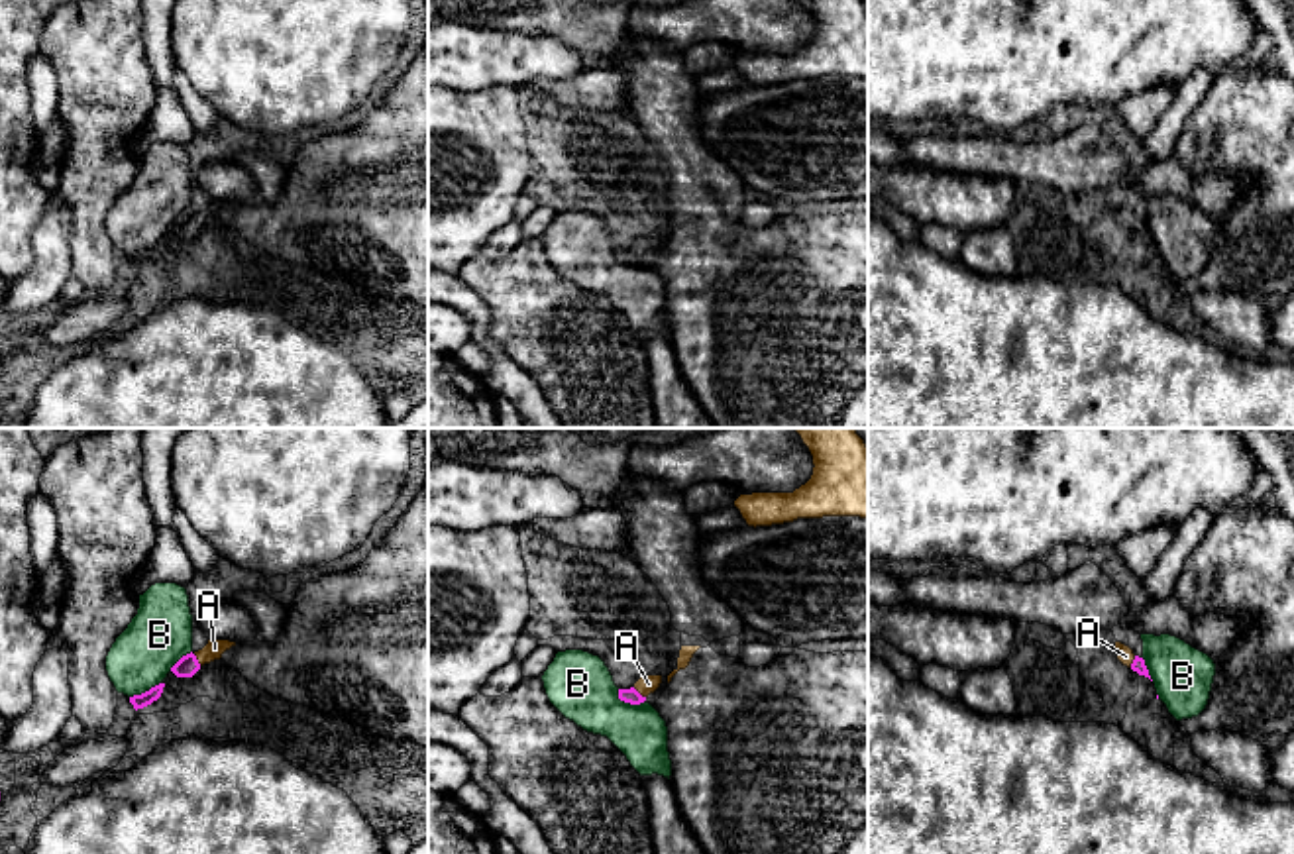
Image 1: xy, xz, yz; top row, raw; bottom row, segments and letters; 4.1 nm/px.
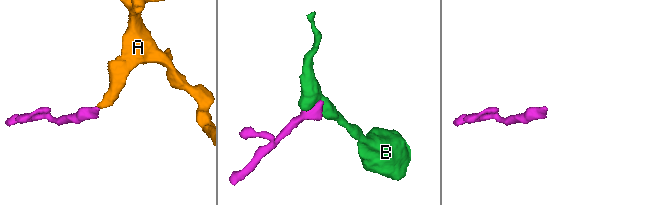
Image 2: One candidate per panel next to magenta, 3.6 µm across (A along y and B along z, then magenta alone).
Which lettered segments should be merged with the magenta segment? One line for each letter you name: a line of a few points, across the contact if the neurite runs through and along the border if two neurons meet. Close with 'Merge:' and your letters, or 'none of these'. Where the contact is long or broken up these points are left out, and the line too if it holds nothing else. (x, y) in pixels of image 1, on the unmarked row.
A: Line: xz (631, 256), (637, 252), (648, 244)
Merge: A

